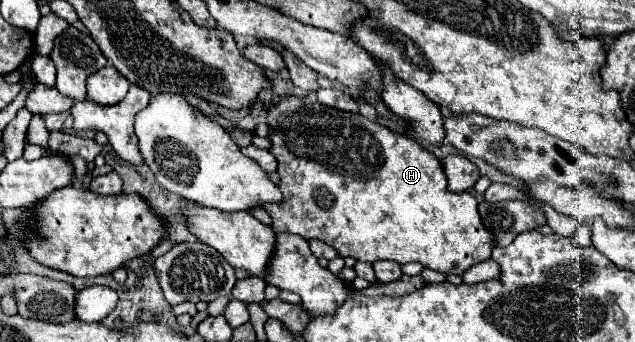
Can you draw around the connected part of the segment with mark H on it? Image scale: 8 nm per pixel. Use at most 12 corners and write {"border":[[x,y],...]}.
{"border":[[267,110],[277,234],[463,274],[493,236],[429,150],[361,114]]}

